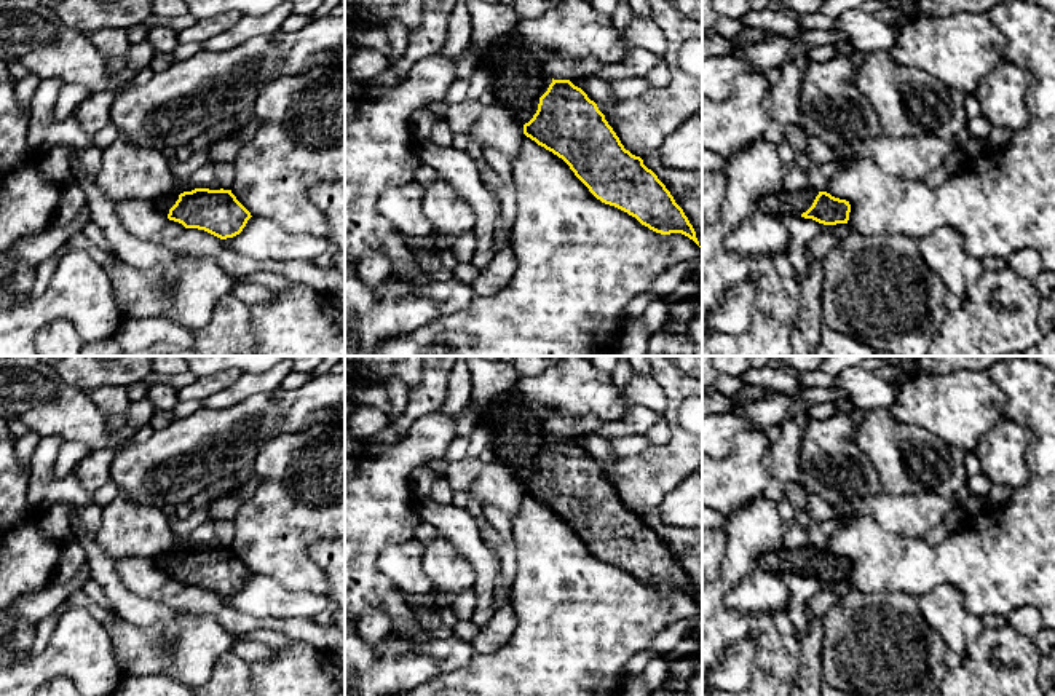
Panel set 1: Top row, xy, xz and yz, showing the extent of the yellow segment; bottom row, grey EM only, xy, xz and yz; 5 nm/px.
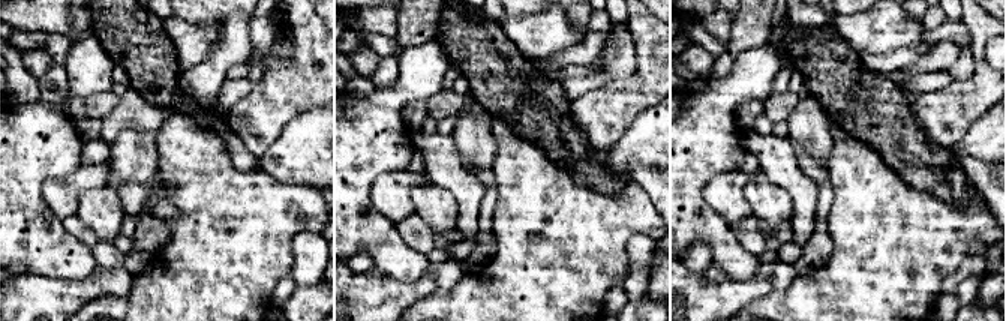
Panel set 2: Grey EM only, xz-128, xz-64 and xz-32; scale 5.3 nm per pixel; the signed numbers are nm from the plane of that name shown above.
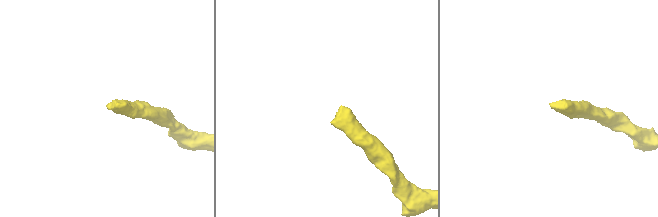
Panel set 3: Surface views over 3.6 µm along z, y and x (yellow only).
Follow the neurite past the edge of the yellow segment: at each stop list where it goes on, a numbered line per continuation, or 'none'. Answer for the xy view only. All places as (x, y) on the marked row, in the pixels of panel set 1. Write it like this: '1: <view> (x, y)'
1: xy (163, 203)

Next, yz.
1: yz (798, 201)

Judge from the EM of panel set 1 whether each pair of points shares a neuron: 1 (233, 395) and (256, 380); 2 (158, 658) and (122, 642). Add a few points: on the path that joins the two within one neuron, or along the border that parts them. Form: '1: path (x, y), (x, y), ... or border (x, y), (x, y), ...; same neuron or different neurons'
1: path (238, 391), (251, 383); same neuron
2: path (149, 655), (139, 652), (131, 644); same neuron

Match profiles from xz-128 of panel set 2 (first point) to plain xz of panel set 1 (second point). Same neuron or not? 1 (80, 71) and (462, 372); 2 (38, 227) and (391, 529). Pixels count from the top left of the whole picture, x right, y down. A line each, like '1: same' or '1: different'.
1: different
2: same

